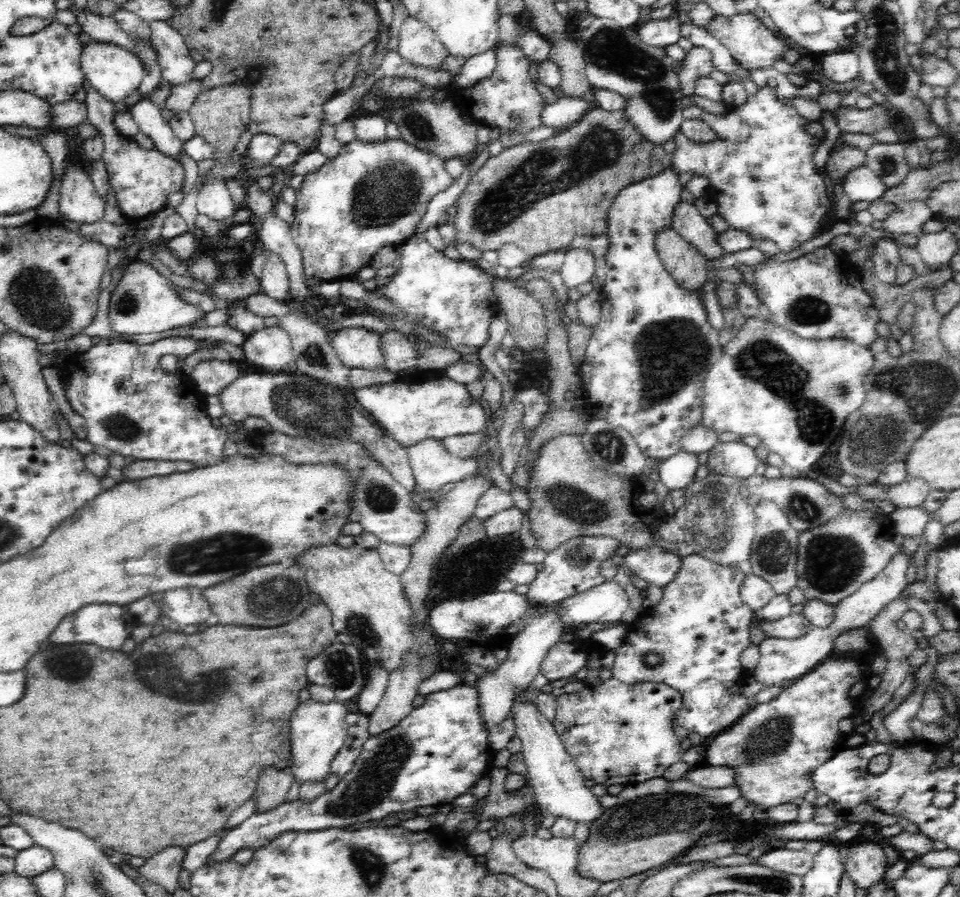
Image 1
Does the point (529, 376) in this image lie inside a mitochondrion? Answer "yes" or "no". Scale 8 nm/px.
no

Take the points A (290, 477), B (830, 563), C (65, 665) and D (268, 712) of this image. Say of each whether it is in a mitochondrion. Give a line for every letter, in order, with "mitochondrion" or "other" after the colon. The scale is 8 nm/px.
A: other
B: mitochondrion
C: mitochondrion
D: other

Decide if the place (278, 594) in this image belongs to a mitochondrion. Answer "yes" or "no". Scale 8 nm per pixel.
yes

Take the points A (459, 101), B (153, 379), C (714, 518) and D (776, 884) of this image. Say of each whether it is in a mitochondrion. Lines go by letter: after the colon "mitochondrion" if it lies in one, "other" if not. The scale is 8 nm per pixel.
A: other
B: other
C: mitochondrion
D: mitochondrion

